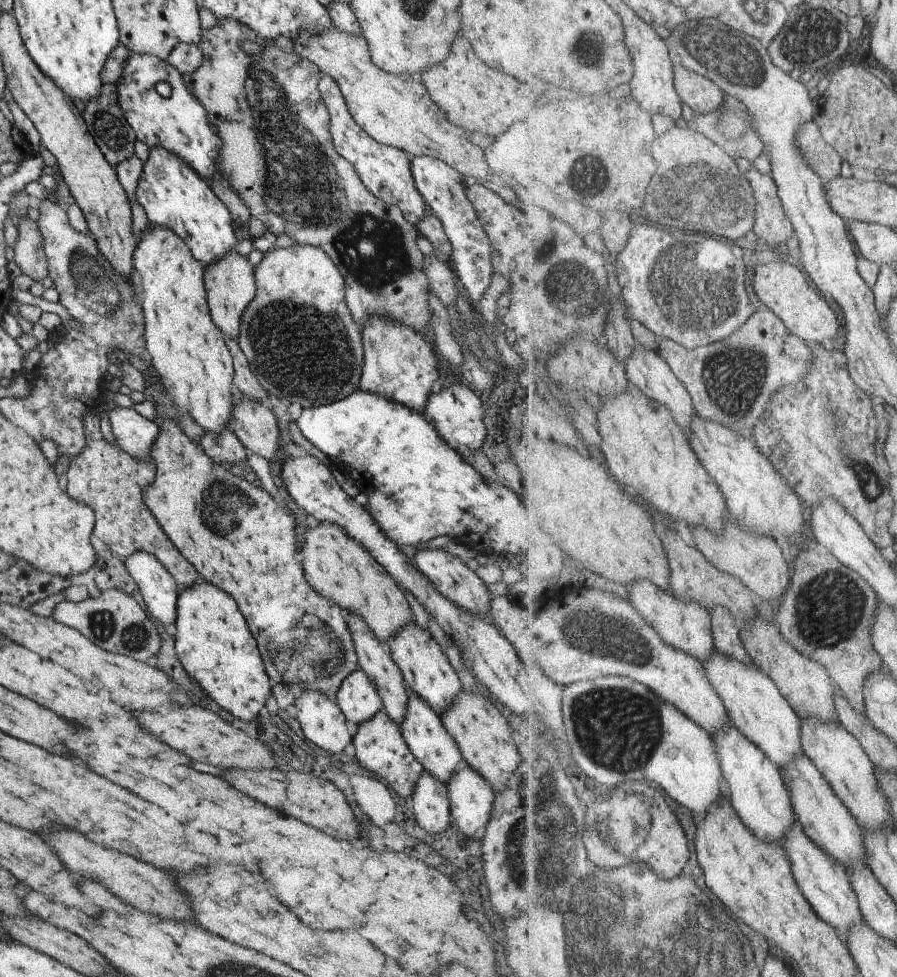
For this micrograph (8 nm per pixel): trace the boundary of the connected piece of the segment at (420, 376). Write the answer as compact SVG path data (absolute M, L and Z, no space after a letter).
M377 316L365 322L360 334L363 360L358 388L363 392L387 397L417 414L423 414L433 381L439 378L431 344L425 342L415 330L409 330L409 326L401 326Z

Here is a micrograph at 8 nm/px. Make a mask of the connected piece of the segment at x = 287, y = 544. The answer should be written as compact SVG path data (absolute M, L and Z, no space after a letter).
M150 366L148 371L142 395L155 404L155 419L152 422L159 426L159 434L151 448L151 462L156 469L154 480L142 494L145 507L182 558L193 566L199 579L213 584L233 598L256 643L270 685L289 686L295 698L299 698L303 690L333 697L341 682L358 669L357 656L343 611L327 598L315 594L303 577L295 552L296 525L293 516L260 486L253 486L238 474L233 475L228 468L211 462L200 445L191 442L179 429L179 414L171 404L171 398L165 394L165 388Z

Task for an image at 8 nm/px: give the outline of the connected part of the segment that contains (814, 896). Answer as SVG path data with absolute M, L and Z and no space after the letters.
M797 821L793 824L793 828L789 830L783 847L787 850L797 883L813 910L825 922L829 922L833 928L836 928L842 937L847 935L847 932L851 934L851 928L859 926L863 922L864 915L862 914L859 896L853 889L846 868L839 862L835 862L835 858L831 854L827 854L823 848L817 846L805 834L805 830Z

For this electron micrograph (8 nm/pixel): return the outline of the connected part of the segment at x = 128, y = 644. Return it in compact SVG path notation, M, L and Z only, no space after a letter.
M110 589L91 595L81 602L59 602L51 611L51 618L58 624L77 630L94 646L109 653L131 656L135 660L147 660L159 650L159 636L153 622L145 616L139 604L130 594Z

